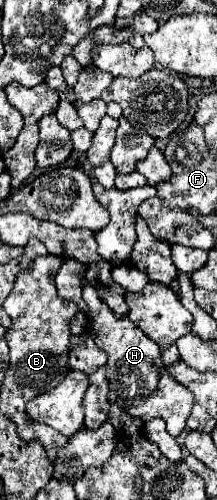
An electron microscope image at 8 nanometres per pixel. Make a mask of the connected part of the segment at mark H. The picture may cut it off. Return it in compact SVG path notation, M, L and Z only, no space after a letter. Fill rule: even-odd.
M83 285L83 301L87 303L87 319L89 327L87 333L93 337L93 341L109 355L107 361L107 381L109 381L109 401L117 403L119 407L127 409L133 417L143 417L143 421L149 421L153 417L161 417L167 423L167 431L177 437L185 421L191 413L193 405L193 393L179 385L165 369L165 363L161 361L159 347L125 315L117 317L115 311L109 309L109 305L99 297L93 285Z

